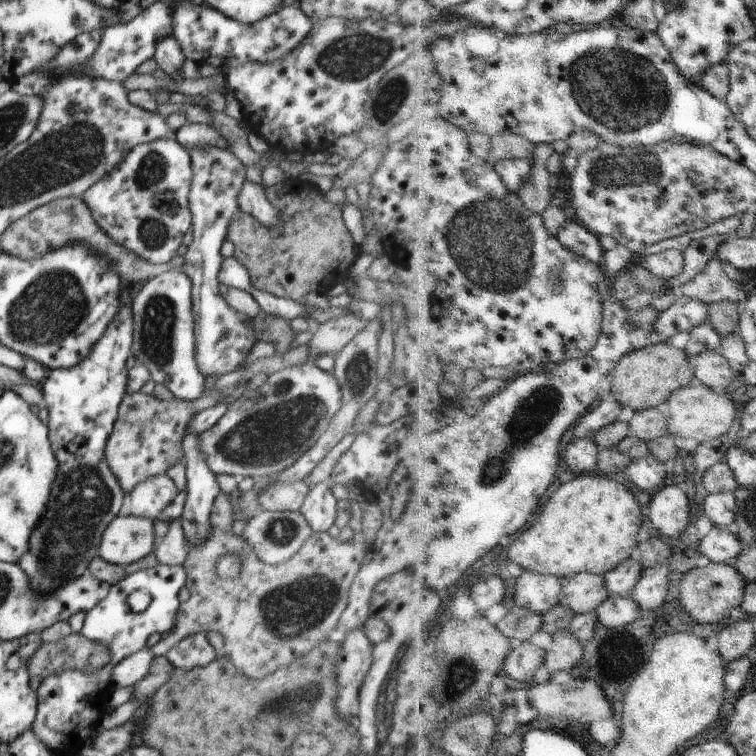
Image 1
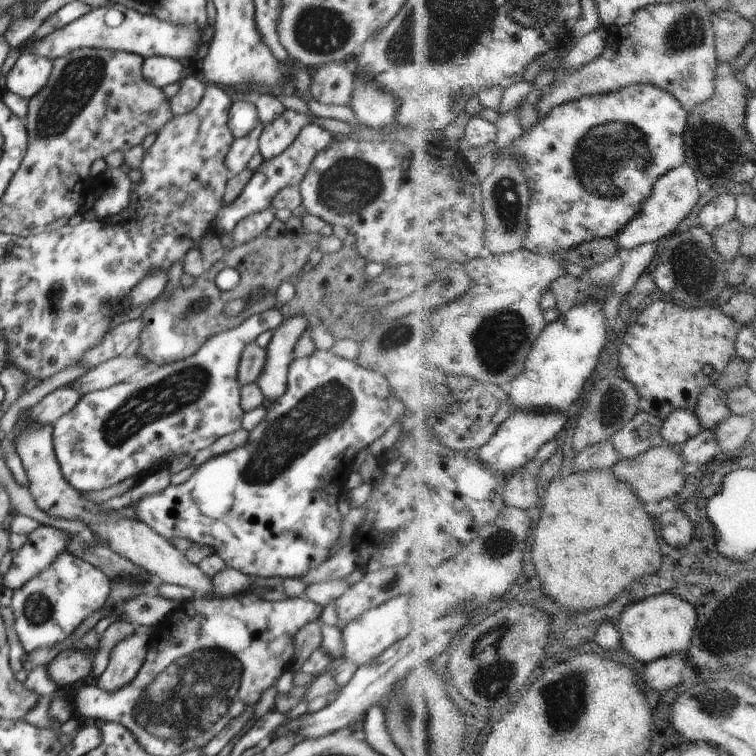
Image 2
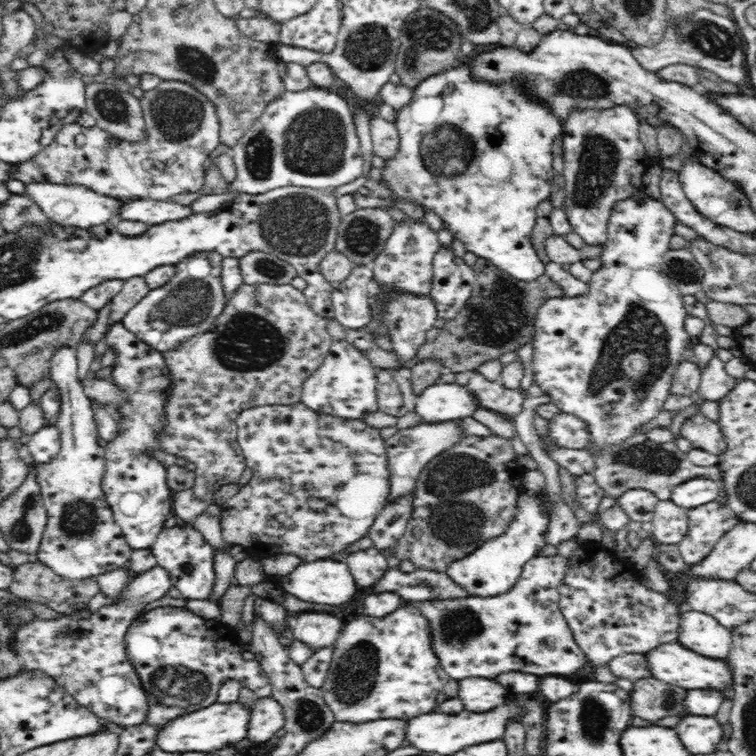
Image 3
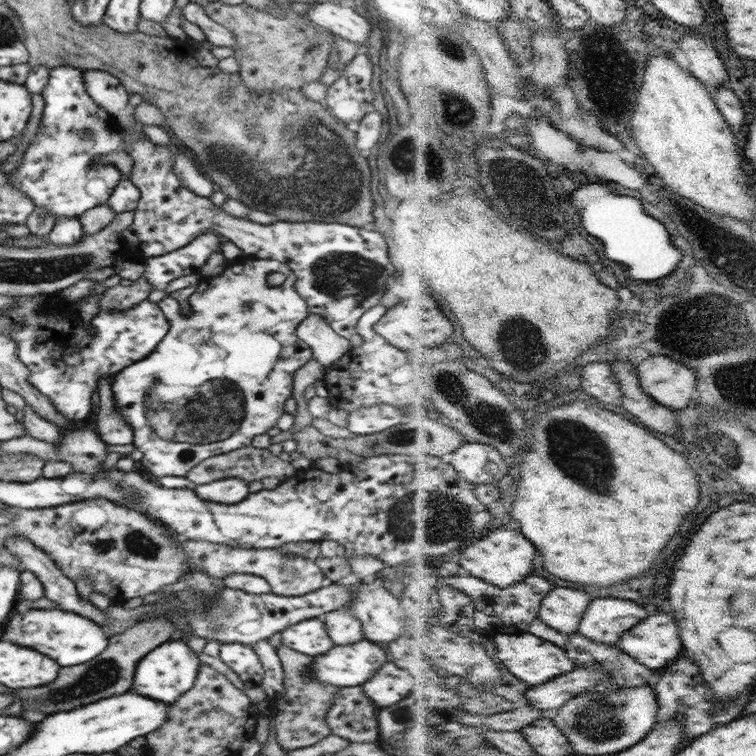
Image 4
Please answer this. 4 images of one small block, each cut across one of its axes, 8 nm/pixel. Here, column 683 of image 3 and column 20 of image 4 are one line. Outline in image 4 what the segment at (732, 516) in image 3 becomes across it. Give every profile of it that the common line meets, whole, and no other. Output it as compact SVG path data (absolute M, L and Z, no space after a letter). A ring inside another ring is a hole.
M6 539L3 545L26 565L28 571L32 571L32 573L36 574L36 577L38 577L40 582L44 585L45 597L48 598L48 600L52 600L52 602L56 602L58 609L82 615L83 617L92 619L99 625L108 622L108 614L106 611L100 610L95 603L90 603L88 599L82 599L76 591L75 582L64 575L62 569L54 563L50 556L44 553L40 548L37 548L32 542L29 542L27 539Z

